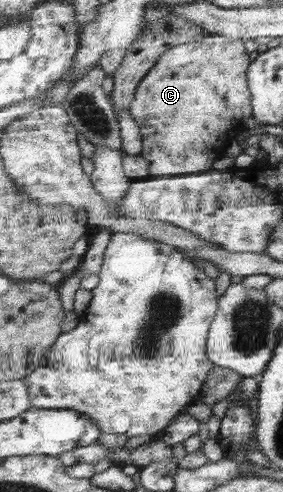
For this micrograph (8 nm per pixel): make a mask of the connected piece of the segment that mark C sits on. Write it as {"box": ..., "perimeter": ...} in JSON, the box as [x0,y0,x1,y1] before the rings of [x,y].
{"box":[130,35,255,178],"perimeter":[[[215,35],[202,38],[195,42],[177,45],[163,54],[161,59],[159,59],[158,65],[155,65],[155,68],[151,69],[149,74],[141,81],[139,89],[135,94],[135,101],[131,104],[130,109],[133,118],[135,118],[135,122],[141,126],[141,134],[144,136],[145,143],[142,157],[149,163],[149,176],[158,178],[209,172],[213,169],[213,163],[215,163],[217,159],[221,159],[221,157],[225,156],[225,151],[227,151],[227,148],[231,145],[230,142],[237,141],[244,132],[247,132],[248,129],[255,126],[253,120],[252,95],[248,81],[248,70],[252,65],[249,51],[245,49],[245,43],[241,39]]]}

